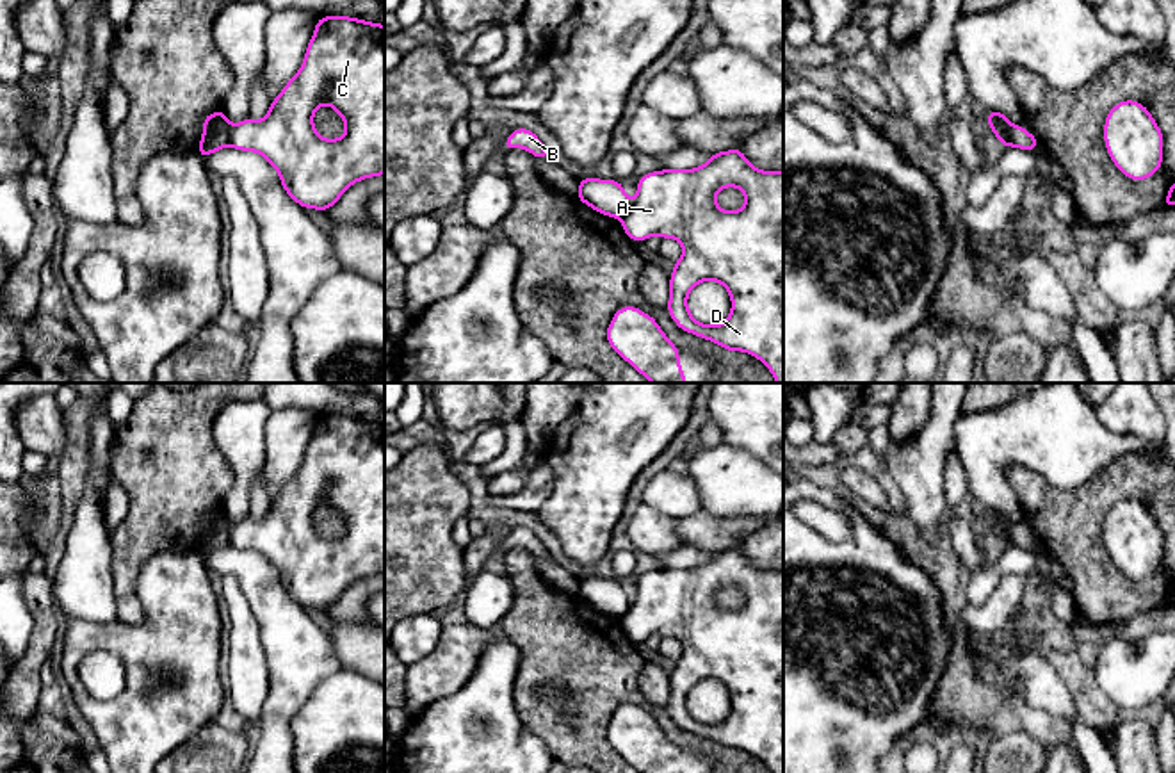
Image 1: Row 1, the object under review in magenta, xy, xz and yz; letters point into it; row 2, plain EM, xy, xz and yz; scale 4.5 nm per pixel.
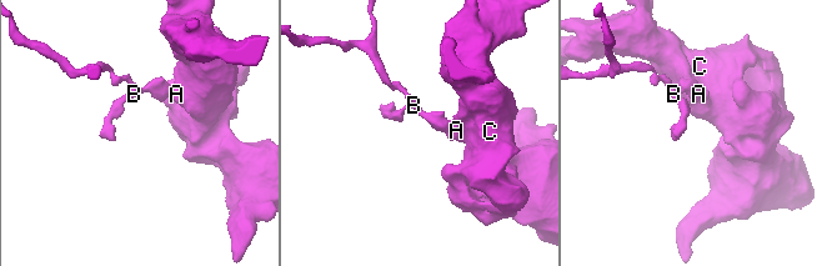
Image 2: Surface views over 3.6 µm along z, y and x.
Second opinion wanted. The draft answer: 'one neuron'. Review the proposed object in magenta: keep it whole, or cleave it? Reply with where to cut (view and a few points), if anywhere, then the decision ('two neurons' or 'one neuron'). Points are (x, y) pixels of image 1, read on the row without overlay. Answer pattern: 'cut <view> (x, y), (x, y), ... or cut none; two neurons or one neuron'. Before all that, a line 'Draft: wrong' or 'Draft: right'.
Draft: wrong
cut xy (232, 524), (228, 544); two neurons

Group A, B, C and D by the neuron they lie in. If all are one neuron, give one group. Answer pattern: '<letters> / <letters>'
A C D / B

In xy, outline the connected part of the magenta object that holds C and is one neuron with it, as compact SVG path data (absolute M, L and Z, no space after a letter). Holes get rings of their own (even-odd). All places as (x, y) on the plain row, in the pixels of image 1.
M349 415L319 417L303 465L271 500L267 515L231 524L228 541L267 557L285 591L303 607L326 611L352 582L385 574L385 424ZM322 502L344 518L340 538L315 531L313 513Z

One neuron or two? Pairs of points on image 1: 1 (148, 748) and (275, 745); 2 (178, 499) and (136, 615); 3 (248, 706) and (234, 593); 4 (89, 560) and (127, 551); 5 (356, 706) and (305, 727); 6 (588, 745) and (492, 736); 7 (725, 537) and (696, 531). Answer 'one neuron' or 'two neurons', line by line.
1: two neurons
2: one neuron
3: one neuron
4: two neurons
5: one neuron
6: two neurons
7: one neuron

